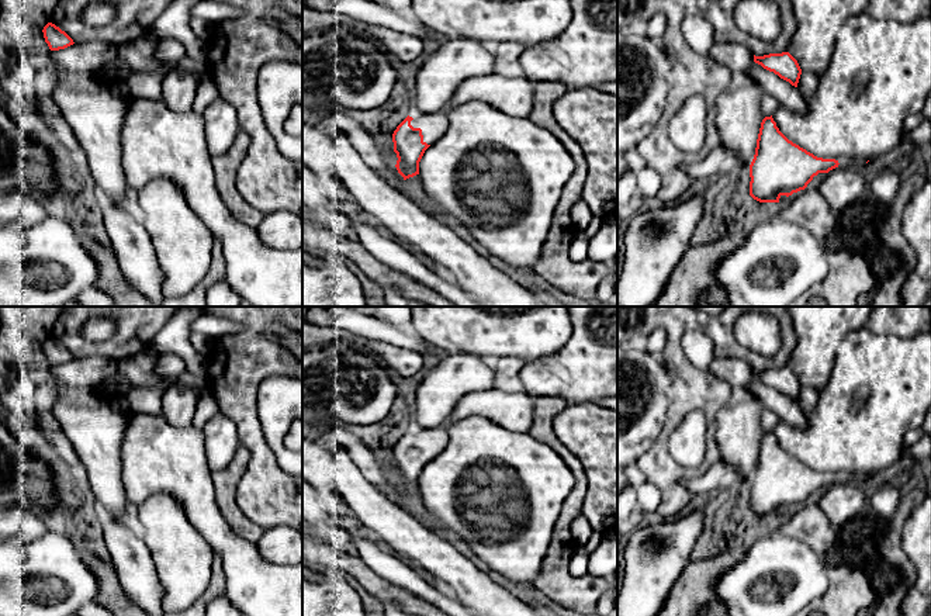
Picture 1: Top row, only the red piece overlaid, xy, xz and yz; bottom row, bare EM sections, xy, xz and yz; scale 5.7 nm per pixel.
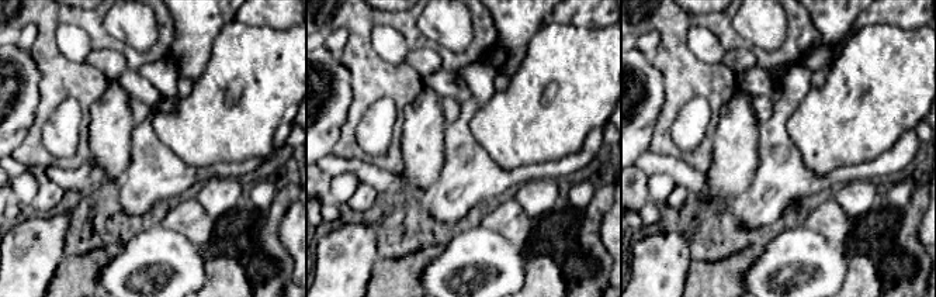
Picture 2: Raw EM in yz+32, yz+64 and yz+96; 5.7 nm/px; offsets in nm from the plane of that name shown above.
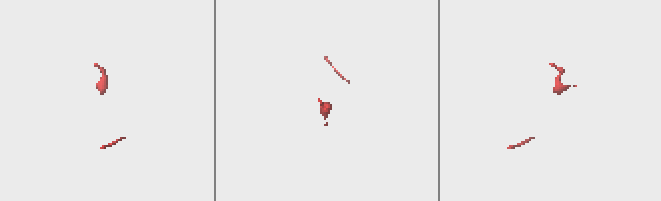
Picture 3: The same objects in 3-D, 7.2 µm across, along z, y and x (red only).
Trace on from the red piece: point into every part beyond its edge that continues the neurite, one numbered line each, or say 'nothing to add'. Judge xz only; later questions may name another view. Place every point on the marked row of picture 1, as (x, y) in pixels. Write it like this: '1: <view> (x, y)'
1: xz (433, 127)

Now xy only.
nothing to add

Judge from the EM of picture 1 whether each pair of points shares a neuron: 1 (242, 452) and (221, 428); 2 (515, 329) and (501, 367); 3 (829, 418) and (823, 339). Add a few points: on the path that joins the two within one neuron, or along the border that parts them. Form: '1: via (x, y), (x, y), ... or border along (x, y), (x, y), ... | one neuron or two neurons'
1: border along (239, 445), (232, 460), (215, 471) | two neurons
2: border along (492, 363), (501, 359), (519, 359), (525, 364) | two neurons
3: border along (836, 352), (827, 383), (819, 391) | two neurons

